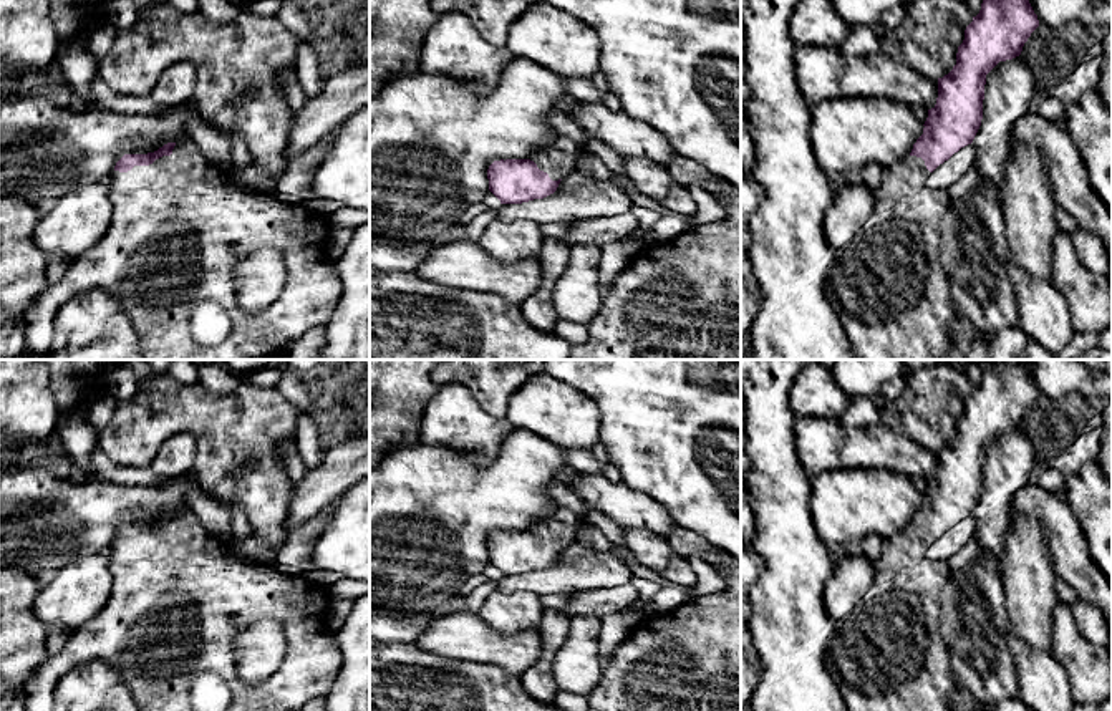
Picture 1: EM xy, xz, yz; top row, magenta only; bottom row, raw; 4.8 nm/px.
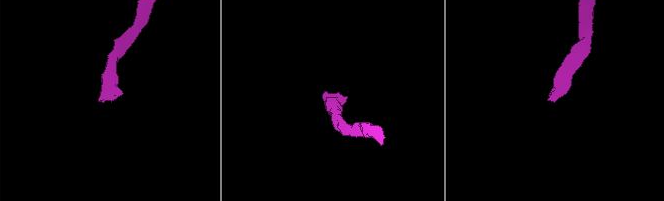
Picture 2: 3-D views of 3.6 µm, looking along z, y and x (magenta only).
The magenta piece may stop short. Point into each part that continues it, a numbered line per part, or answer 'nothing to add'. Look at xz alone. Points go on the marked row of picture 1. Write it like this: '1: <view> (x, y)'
1: xz (559, 159)

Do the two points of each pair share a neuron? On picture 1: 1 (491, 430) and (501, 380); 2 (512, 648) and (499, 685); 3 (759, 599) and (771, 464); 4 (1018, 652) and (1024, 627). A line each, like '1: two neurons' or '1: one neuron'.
1: two neurons
2: two neurons
3: one neuron
4: two neurons

